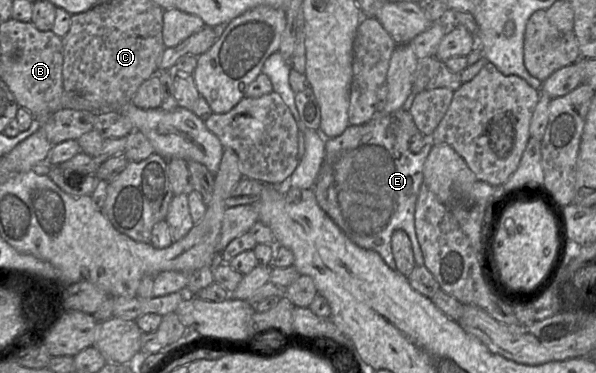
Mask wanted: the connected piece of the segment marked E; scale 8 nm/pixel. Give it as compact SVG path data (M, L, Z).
M392 114L376 116L363 125L349 125L345 131L325 142L325 156L314 187L319 206L329 215L342 232L357 246L377 252L386 265L396 270L391 247L391 237L395 230L401 229L408 235L415 265L424 266L423 253L415 230L415 206L419 190L423 184L424 163L432 149L427 143L422 150L414 154L409 150L409 140L415 134L403 131L403 143L394 140L393 129L390 128Z

